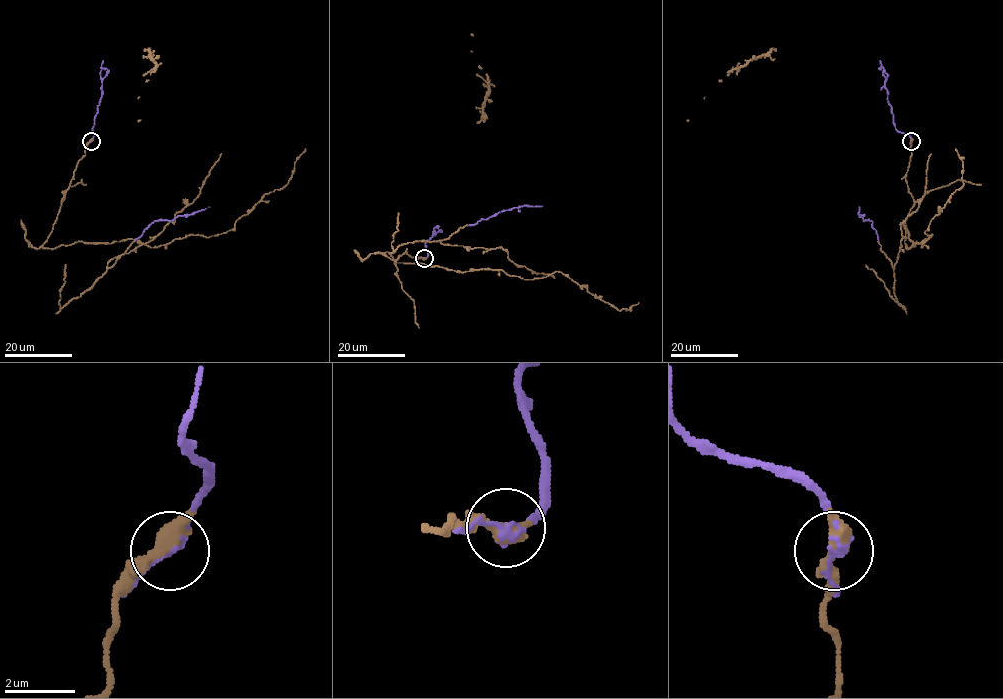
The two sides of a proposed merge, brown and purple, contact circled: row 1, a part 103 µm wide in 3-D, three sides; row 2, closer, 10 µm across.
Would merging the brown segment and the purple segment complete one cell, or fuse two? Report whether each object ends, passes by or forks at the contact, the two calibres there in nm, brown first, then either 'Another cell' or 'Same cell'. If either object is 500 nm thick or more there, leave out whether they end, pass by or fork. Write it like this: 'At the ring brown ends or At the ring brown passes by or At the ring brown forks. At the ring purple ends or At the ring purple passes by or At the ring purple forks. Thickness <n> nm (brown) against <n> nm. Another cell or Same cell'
At the ring brown passes by. At the ring purple passes by. Thickness 440 nm (brown) against 100 nm. Same cell

